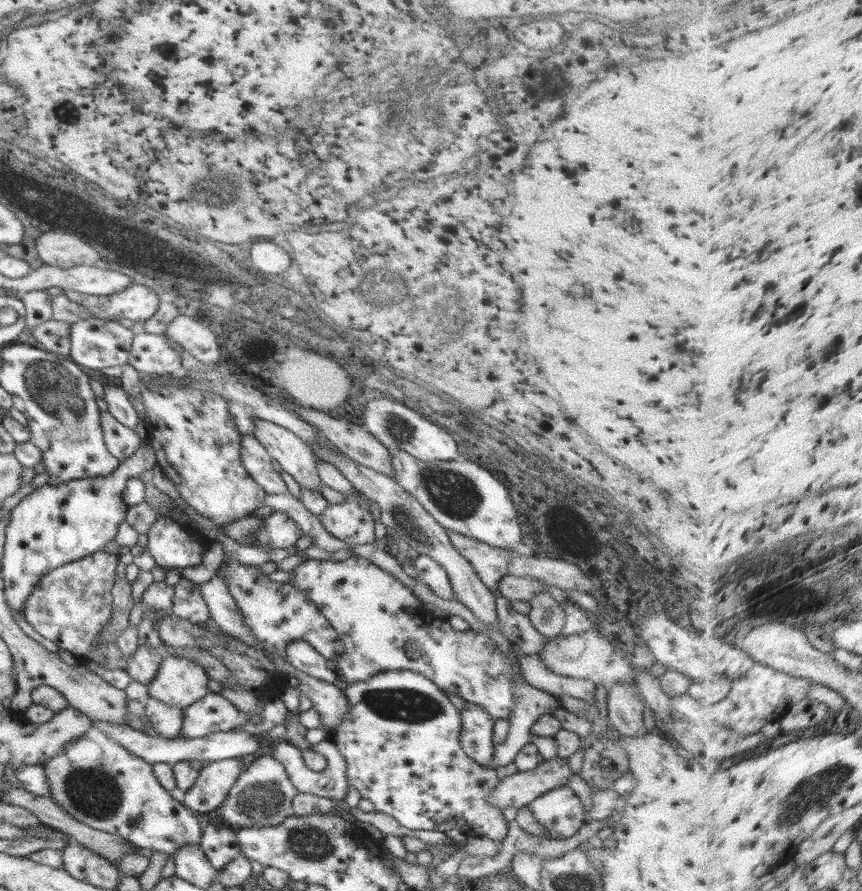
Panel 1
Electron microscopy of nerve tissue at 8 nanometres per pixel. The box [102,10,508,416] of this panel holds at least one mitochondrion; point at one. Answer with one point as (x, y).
(445, 89)

